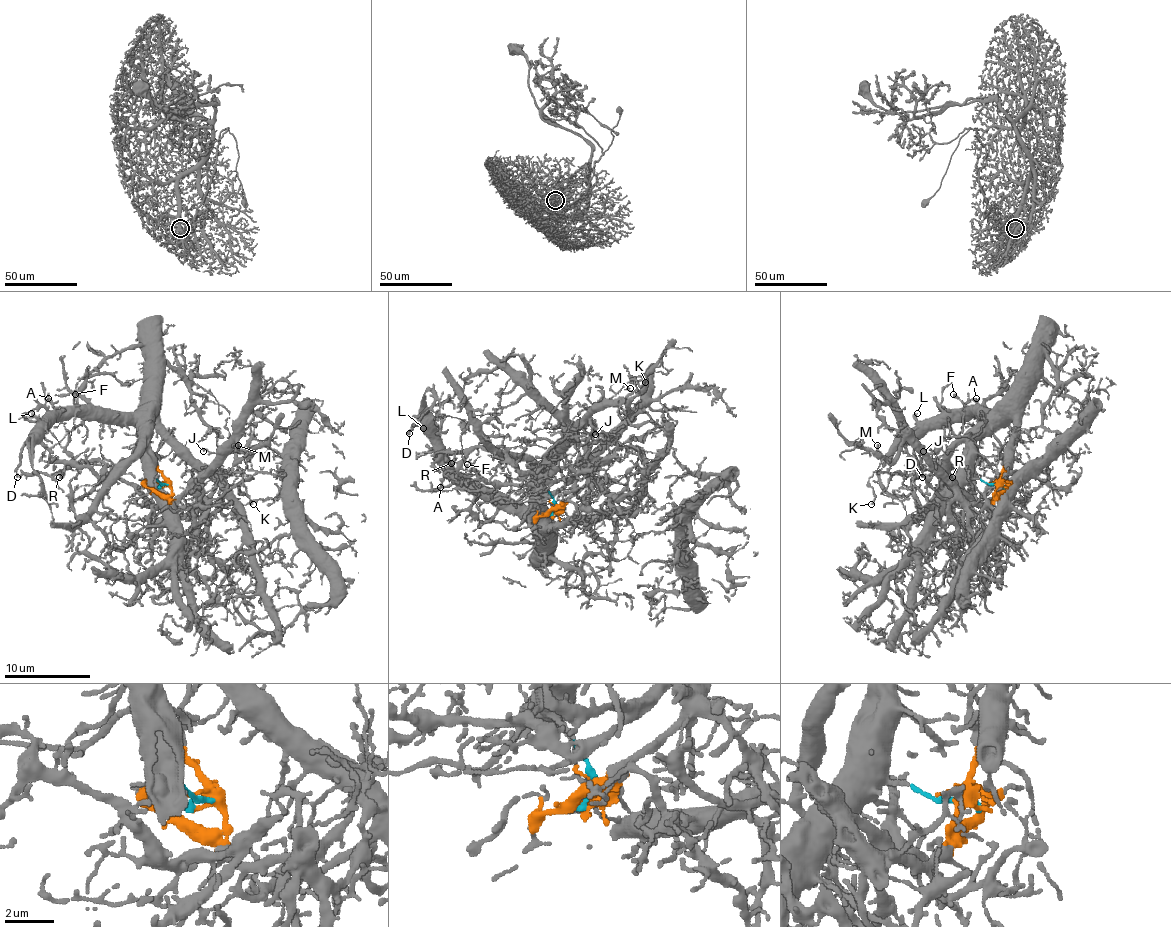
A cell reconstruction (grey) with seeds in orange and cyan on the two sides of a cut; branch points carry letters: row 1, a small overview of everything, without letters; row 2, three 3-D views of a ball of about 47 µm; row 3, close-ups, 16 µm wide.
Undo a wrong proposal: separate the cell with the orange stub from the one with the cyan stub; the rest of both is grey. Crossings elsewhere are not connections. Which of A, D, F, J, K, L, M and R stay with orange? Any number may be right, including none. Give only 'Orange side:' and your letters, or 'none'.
Orange side: J, K, M

